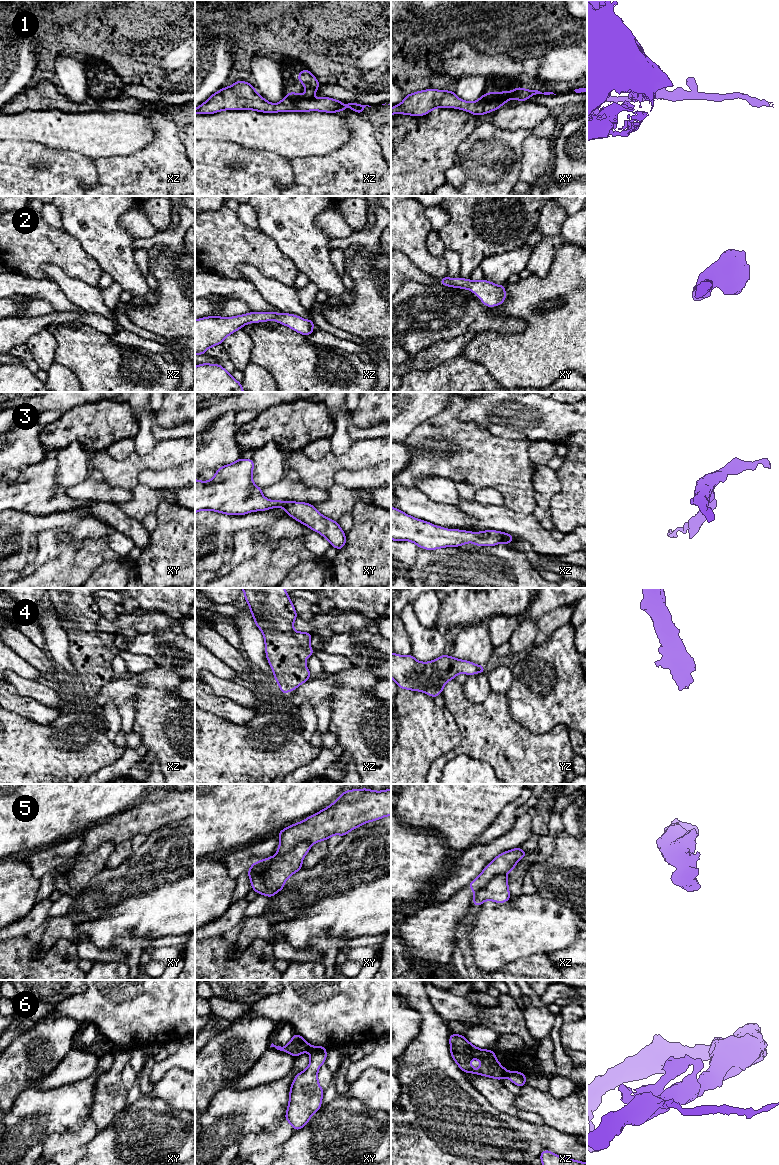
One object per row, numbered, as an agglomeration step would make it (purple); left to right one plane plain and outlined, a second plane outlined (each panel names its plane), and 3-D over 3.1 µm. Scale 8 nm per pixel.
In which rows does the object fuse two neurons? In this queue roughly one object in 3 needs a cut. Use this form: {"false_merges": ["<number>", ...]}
{"false_merges": ["1", "5", "6"]}

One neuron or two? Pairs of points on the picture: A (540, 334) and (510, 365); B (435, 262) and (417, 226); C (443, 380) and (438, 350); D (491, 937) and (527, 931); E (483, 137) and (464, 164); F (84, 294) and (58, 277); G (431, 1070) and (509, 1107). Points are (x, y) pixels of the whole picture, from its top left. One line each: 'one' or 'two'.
A: one
B: one
C: two
D: one
E: one
F: one
G: two

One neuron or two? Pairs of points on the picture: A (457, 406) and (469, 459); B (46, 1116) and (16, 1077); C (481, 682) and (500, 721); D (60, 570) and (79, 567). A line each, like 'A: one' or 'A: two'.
A: one
B: two
C: two
D: one

